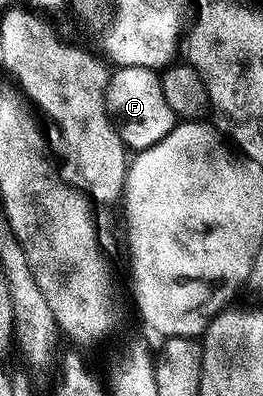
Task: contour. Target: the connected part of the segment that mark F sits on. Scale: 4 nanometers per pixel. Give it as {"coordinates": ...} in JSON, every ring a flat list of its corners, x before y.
{"coordinates":[[118,67,111,70,110,80,106,83,106,112,110,114,110,123,116,129,120,141,131,152,137,153,156,145,176,125,176,116,164,98,164,89,159,72,153,67]]}

